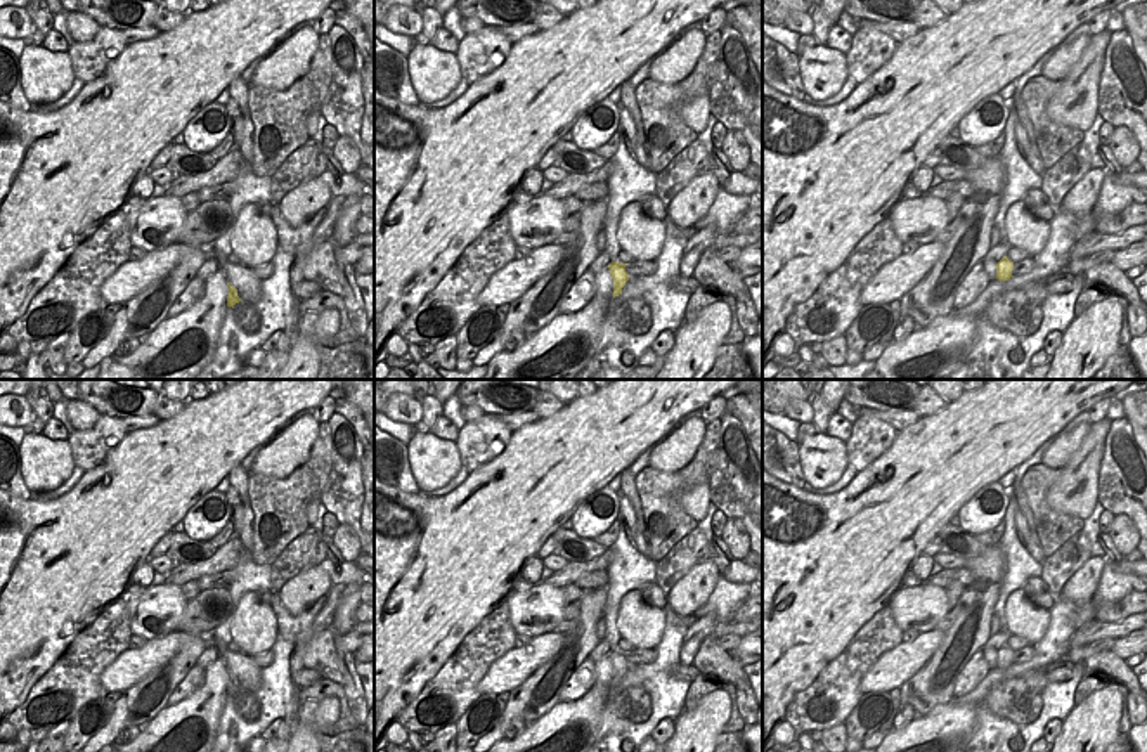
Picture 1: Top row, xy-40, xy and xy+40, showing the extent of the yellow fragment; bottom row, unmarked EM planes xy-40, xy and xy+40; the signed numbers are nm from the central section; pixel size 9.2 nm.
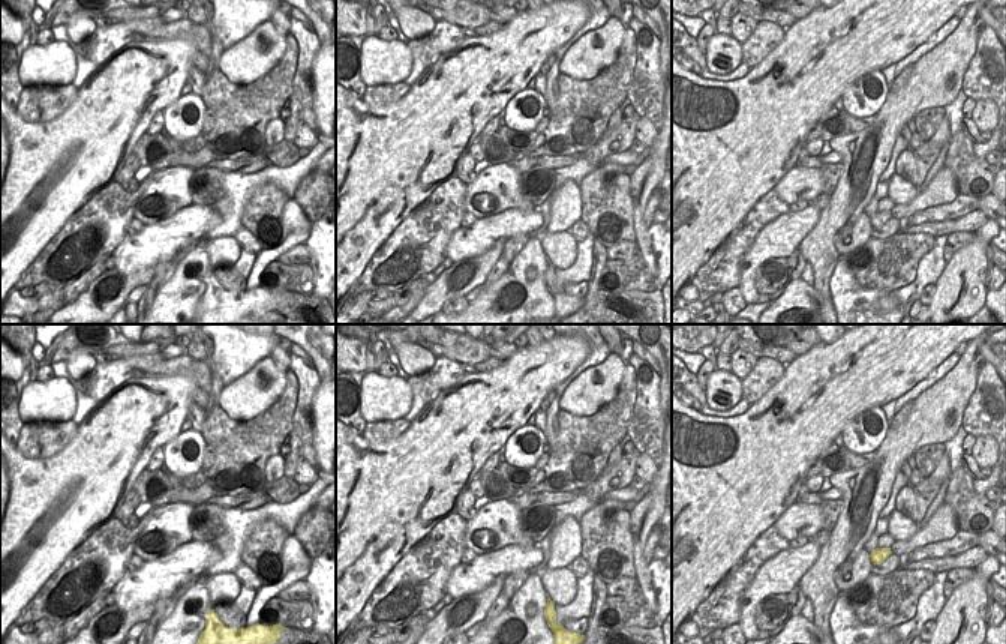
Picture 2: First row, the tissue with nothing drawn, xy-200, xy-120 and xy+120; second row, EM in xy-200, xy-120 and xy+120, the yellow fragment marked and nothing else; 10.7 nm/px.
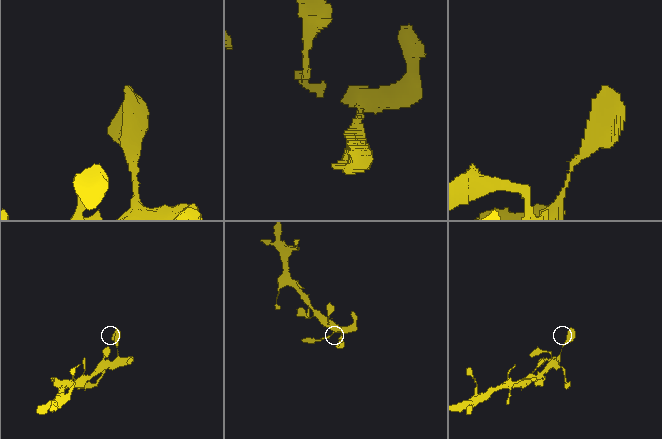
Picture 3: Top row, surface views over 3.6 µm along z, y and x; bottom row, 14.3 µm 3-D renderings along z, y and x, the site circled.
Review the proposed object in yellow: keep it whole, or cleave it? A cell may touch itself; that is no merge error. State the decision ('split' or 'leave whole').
leave whole

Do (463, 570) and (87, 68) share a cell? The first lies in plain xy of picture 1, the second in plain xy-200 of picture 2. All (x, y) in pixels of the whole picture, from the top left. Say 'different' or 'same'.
different

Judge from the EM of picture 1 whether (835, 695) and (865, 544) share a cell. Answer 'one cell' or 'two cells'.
two cells

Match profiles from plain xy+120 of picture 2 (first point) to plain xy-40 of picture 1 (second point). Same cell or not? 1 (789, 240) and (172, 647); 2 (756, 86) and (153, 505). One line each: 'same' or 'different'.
1: same
2: same

